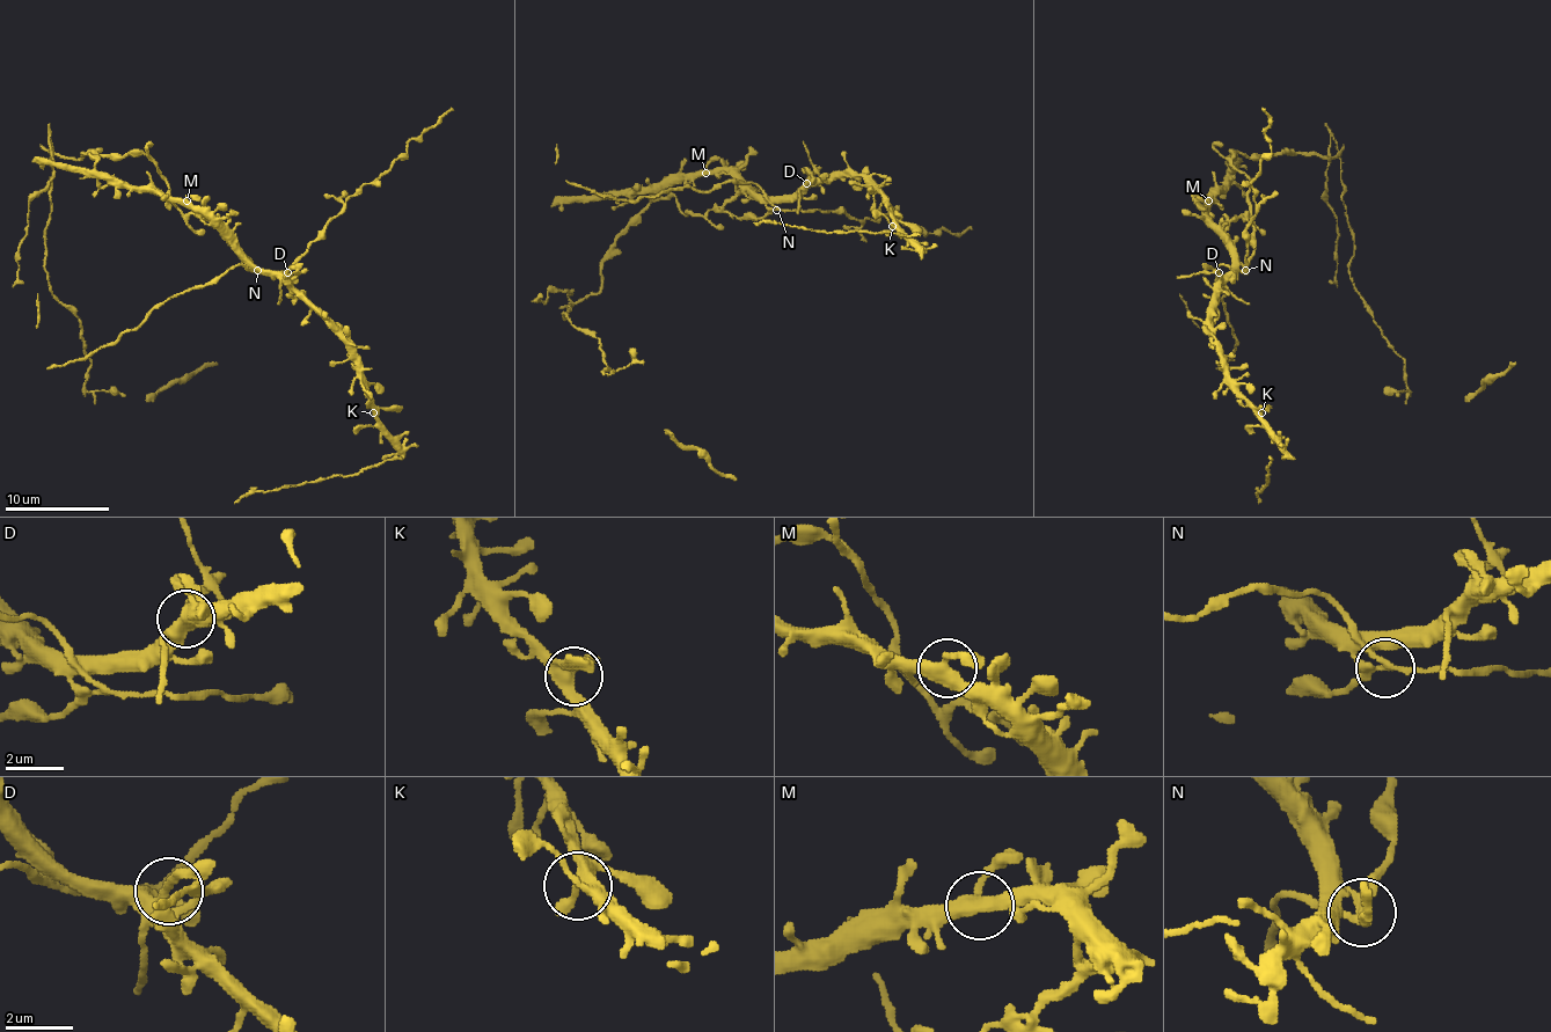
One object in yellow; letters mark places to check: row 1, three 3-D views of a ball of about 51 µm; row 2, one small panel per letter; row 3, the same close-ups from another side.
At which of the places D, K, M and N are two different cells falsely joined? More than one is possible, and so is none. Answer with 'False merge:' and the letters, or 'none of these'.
False merge: N

